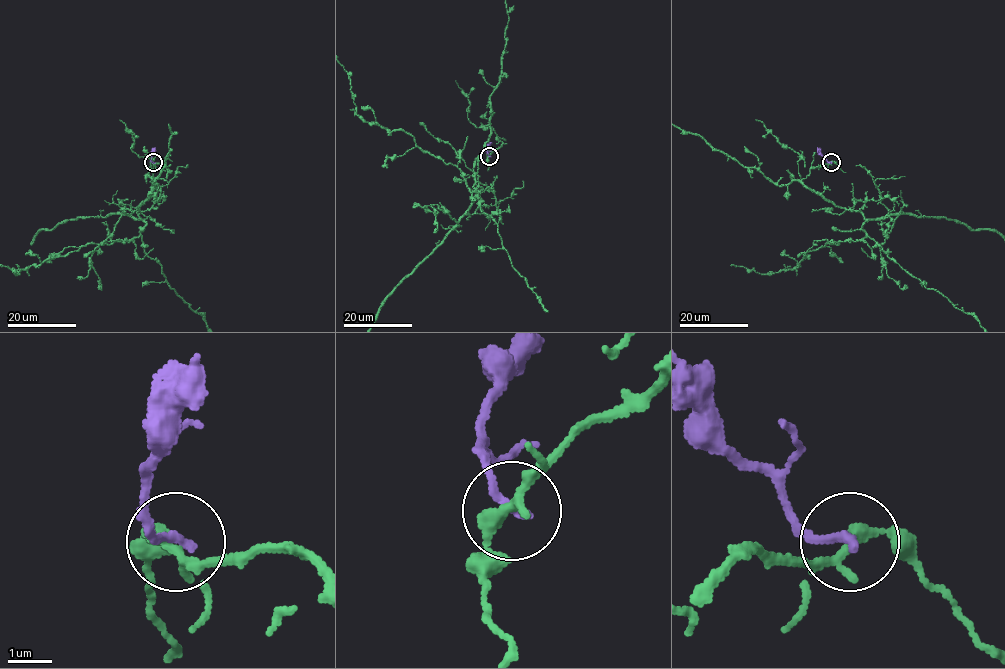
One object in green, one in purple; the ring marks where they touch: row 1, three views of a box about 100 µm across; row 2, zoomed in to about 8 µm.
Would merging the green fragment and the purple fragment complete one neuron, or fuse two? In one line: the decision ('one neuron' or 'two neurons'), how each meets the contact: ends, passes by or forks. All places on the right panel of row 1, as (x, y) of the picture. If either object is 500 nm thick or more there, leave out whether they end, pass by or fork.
two neurons | green passes by | purple ends

